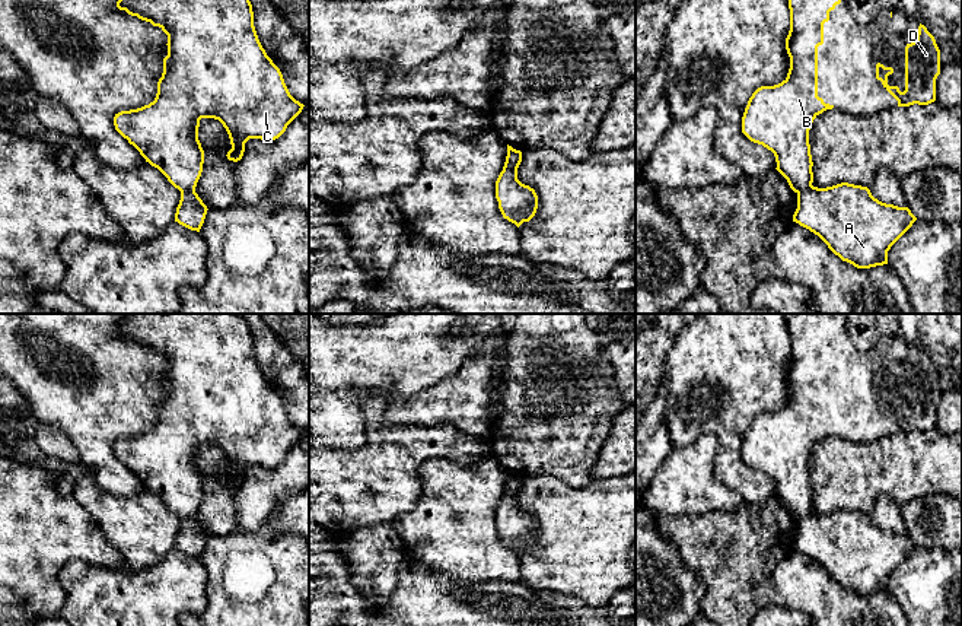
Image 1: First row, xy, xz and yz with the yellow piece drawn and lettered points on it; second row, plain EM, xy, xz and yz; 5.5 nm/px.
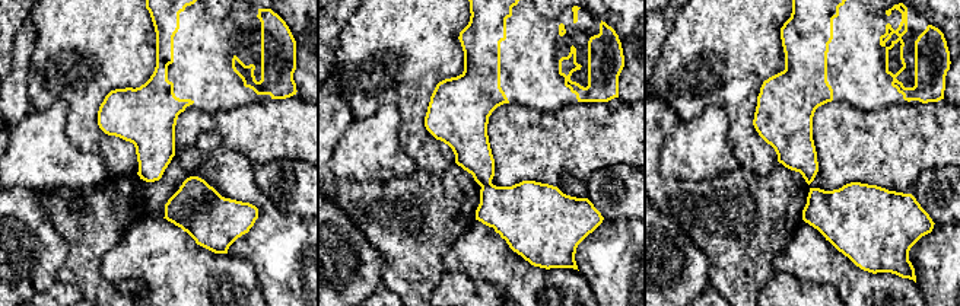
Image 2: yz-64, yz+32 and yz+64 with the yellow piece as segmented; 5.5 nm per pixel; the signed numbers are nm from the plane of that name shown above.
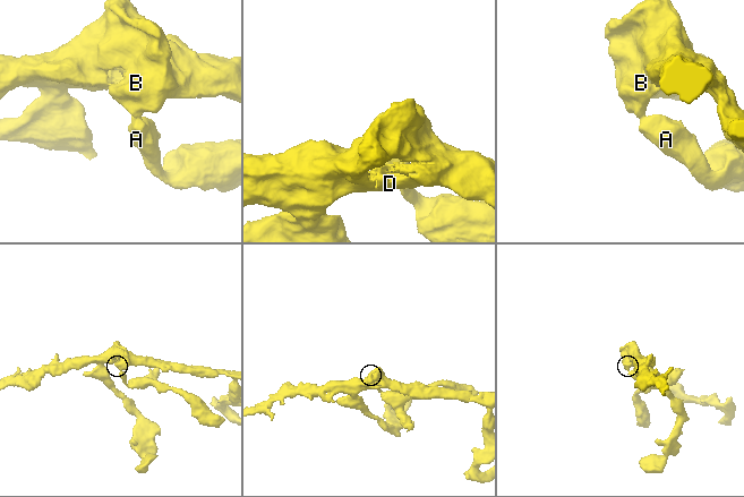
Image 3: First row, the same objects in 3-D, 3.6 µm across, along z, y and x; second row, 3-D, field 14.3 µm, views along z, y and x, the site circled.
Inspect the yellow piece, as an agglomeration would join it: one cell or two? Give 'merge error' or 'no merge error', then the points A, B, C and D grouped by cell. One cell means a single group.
merge error; A / B C D

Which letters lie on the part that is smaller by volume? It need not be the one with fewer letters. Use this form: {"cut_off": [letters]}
{"cut_off": ["A"]}

